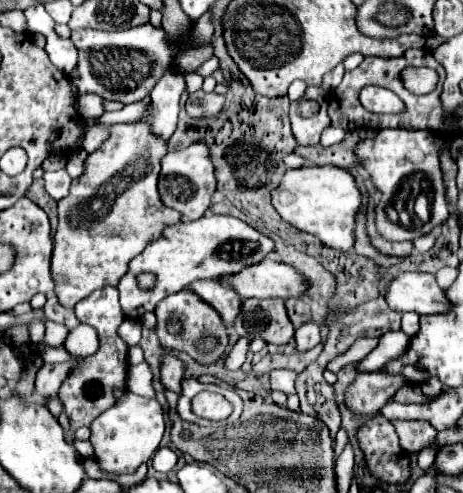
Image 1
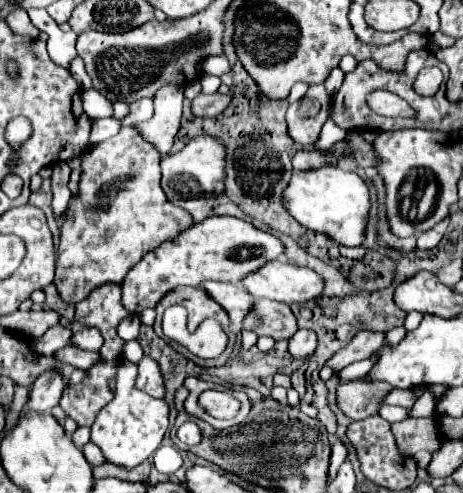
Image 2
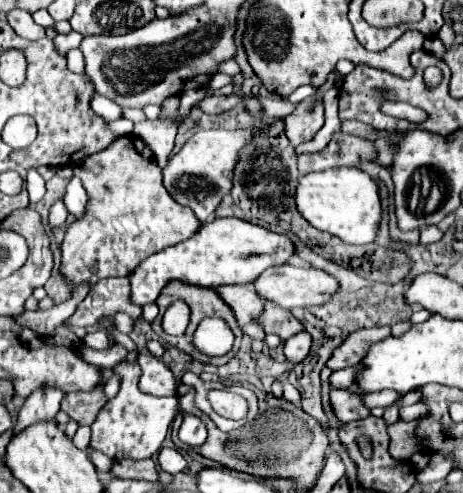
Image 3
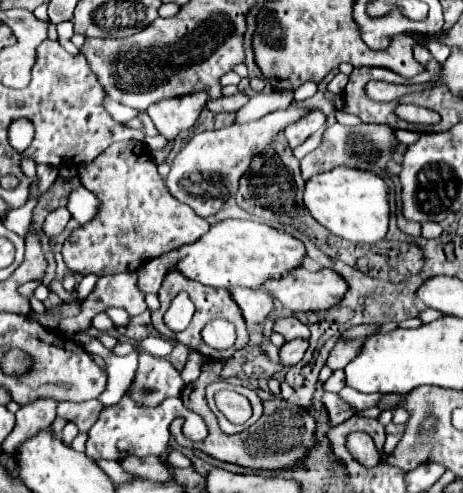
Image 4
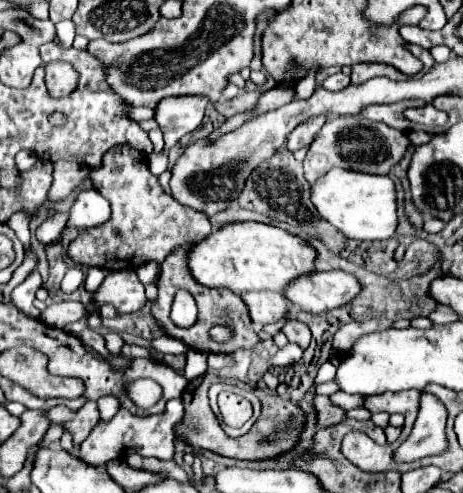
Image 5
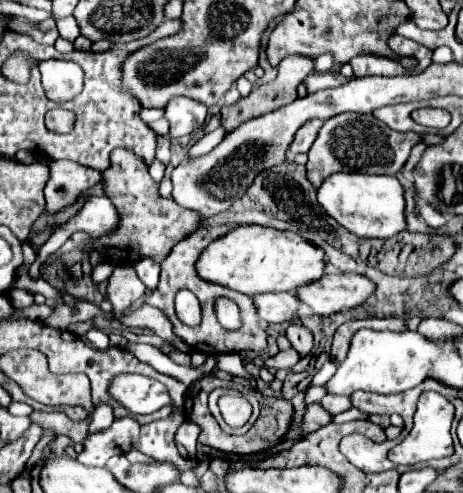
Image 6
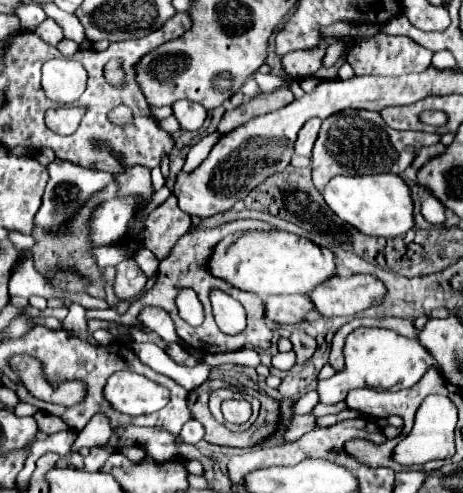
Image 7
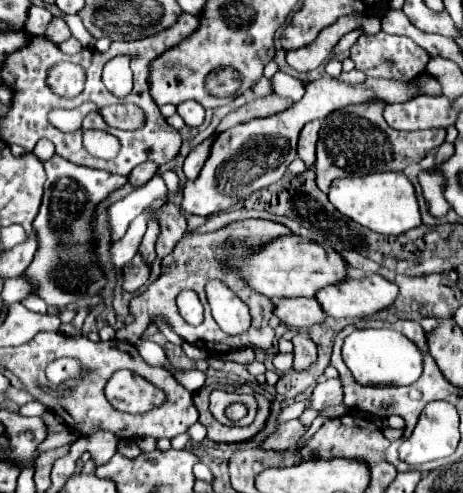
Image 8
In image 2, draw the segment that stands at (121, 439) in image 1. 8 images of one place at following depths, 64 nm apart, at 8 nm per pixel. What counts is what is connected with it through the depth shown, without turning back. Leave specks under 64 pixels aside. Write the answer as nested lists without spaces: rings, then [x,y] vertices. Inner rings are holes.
[[[122,360],[116,376],[114,400],[100,410],[92,424],[92,442],[102,450],[106,462],[134,470],[138,464],[148,460],[160,446],[168,430],[168,404],[162,398],[152,398],[134,388],[136,364]]]

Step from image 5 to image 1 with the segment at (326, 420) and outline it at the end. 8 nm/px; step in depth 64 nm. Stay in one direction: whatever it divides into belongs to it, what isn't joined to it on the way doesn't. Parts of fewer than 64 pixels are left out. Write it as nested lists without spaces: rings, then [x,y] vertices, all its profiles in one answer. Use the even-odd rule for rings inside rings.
[[[382,370],[362,372],[348,386],[346,402],[358,414],[376,414],[404,384],[404,376],[392,376]]]

